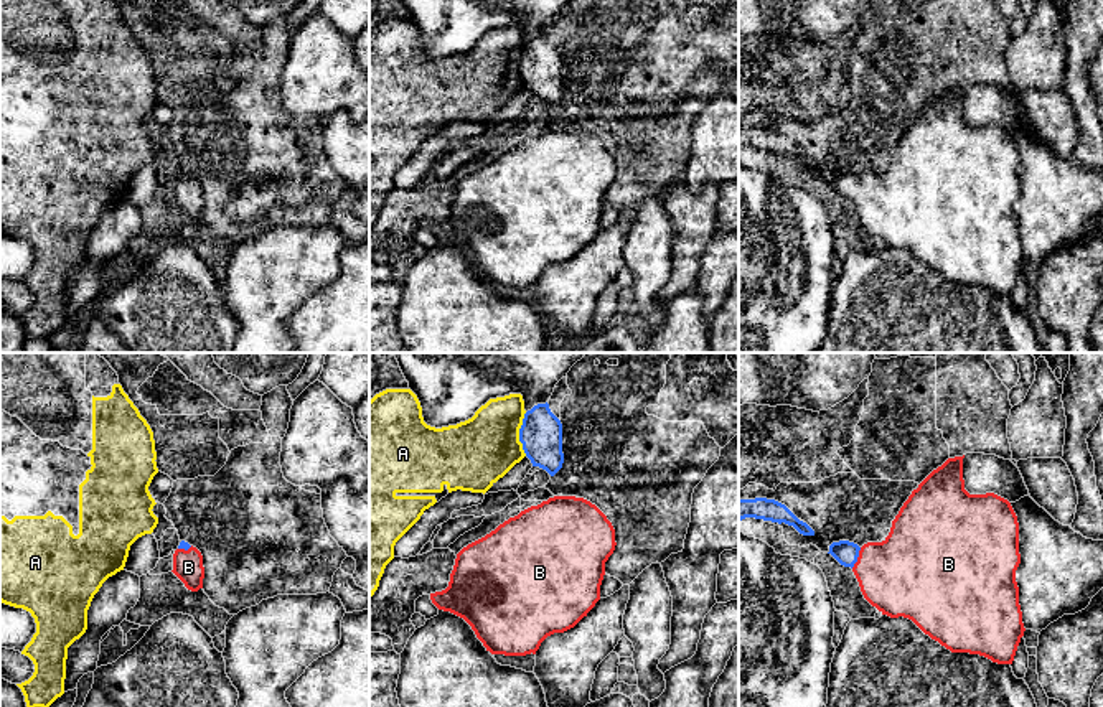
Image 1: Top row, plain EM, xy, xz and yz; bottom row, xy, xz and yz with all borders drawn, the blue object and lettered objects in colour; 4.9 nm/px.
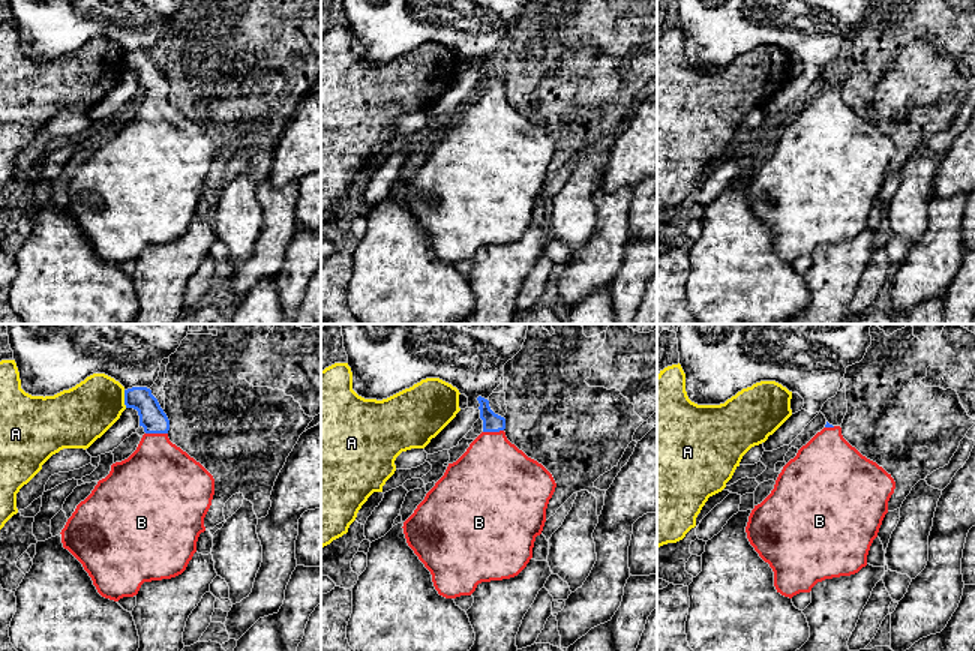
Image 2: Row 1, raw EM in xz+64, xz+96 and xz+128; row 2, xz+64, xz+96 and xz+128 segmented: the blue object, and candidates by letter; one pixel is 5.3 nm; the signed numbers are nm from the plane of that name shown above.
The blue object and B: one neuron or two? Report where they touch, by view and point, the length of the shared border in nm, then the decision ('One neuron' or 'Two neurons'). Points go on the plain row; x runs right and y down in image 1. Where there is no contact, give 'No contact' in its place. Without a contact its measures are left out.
Touches blue at yz (856, 188). Shared border 120 nm. One neuron

